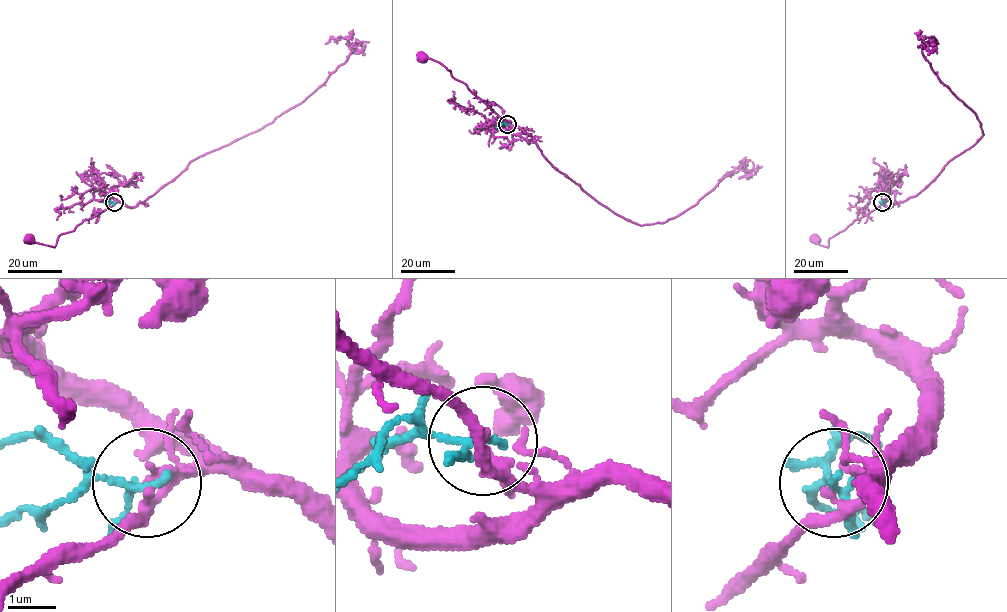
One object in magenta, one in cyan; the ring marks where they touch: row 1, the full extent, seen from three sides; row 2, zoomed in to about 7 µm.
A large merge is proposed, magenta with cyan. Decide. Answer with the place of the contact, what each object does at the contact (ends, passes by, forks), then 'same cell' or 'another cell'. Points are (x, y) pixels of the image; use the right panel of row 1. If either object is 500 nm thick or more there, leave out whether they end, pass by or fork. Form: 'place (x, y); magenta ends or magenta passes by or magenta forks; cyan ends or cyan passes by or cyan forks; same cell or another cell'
place (882, 202); magenta passes by; cyan passes by; another cell

